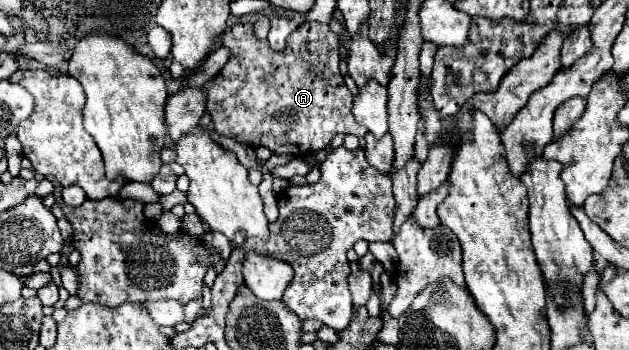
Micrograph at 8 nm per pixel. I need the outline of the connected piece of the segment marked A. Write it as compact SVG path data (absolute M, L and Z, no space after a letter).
M303 23L299 25L287 41L287 49L281 53L271 51L267 41L259 41L253 33L253 25L231 25L221 43L231 51L225 67L203 85L207 91L207 109L213 119L213 129L235 141L241 141L251 147L267 147L273 153L289 153L289 155L305 155L309 151L325 149L337 133L351 133L363 137L367 129L363 129L353 113L353 95L347 89L341 73L339 73L339 39L323 23Z

